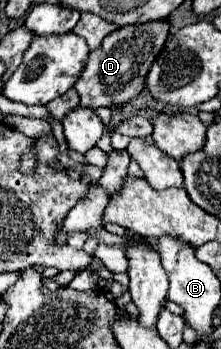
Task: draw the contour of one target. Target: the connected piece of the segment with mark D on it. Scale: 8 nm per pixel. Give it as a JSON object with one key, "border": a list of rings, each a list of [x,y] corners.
{"border":[[[166,20],[126,26],[126,28],[118,28],[112,34],[108,34],[102,40],[102,44],[90,52],[86,68],[82,70],[74,86],[80,96],[80,106],[90,108],[90,110],[96,110],[102,106],[112,108],[112,106],[124,106],[126,102],[136,98],[144,90],[150,64],[156,60],[166,38],[168,38]]]}

